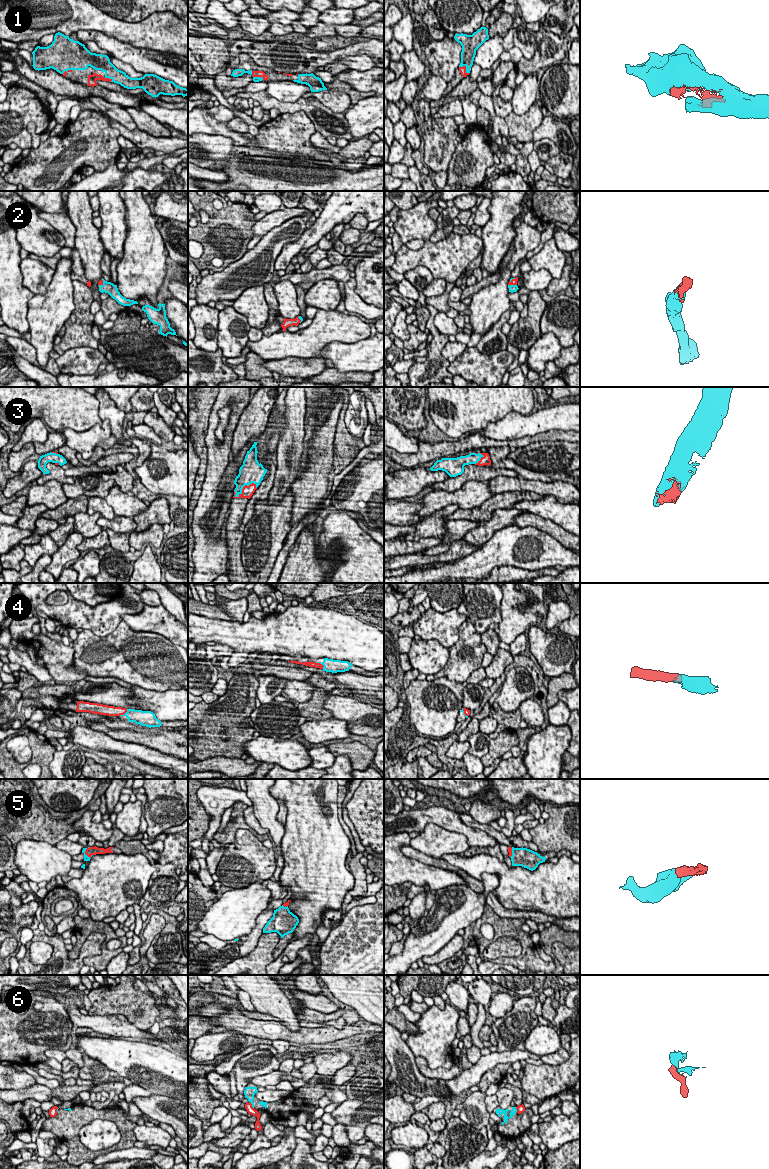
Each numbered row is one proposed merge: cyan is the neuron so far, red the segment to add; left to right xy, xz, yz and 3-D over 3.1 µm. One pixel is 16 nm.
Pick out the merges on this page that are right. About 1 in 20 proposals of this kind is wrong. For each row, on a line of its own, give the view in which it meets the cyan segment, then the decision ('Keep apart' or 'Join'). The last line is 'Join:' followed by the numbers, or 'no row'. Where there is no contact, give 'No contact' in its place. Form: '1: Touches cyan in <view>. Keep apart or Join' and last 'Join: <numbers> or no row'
1: Touches cyan in yz. Join
2: Touches cyan in xy. Join
3: Touches cyan in xz. Join
4: Touches cyan in xy. Join
5: Touches cyan in xy. Join
6: Touches cyan in xz. Keep apart
Join: 1, 2, 3, 4, 5

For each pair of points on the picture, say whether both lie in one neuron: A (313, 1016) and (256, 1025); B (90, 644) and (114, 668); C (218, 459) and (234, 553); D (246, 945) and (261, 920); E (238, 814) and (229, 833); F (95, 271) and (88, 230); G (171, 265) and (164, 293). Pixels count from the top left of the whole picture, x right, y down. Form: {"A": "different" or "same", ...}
{"A": "different", "B": "same", "C": "different", "D": "same", "E": "same", "F": "same", "G": "same"}

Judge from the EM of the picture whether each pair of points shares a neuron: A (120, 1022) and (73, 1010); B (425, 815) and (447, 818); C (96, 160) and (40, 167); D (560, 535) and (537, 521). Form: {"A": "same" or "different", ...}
{"A": "same", "B": "same", "C": "same", "D": "same"}

